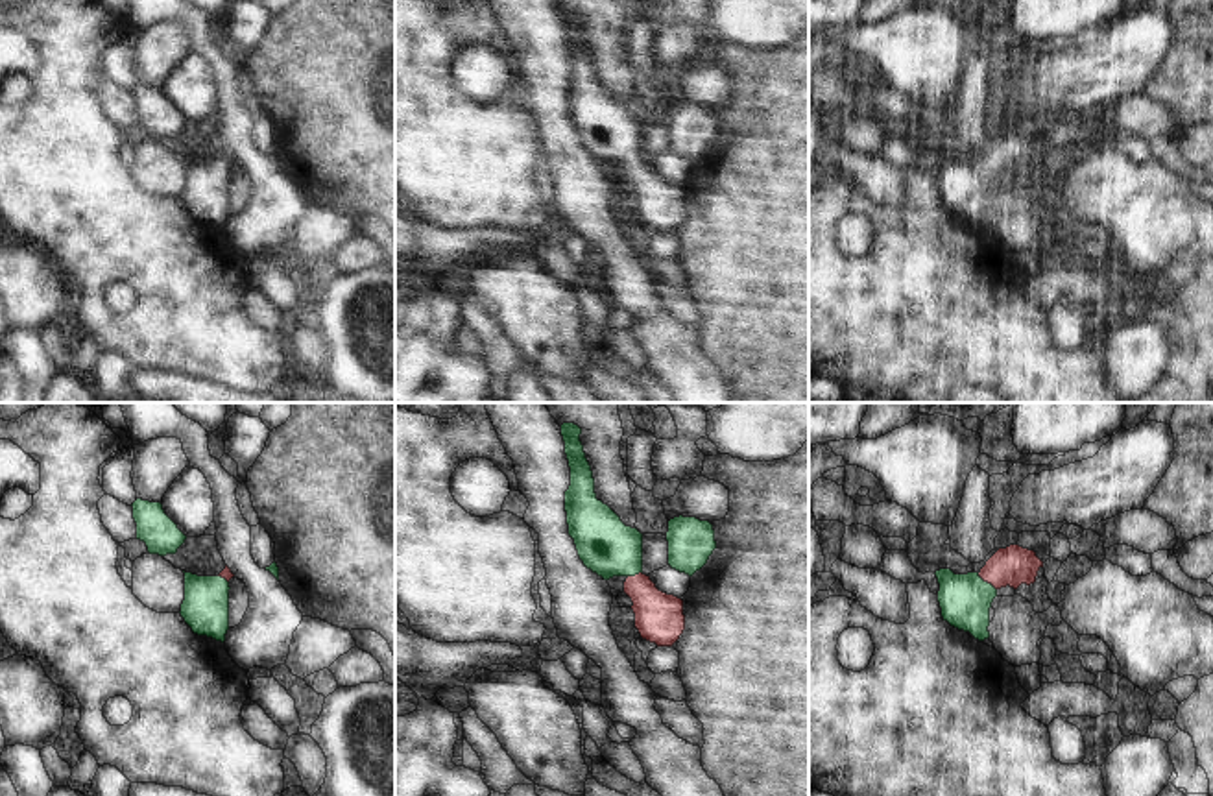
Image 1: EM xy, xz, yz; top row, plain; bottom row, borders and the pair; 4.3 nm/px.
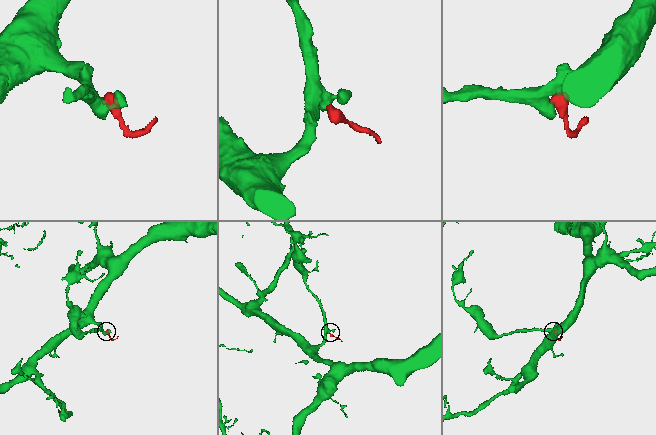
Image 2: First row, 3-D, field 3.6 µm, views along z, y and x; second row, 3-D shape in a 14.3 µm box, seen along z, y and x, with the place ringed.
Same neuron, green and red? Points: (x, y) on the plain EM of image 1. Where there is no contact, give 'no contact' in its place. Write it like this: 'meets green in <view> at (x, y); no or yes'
meets green in yz at (986, 168); yes

